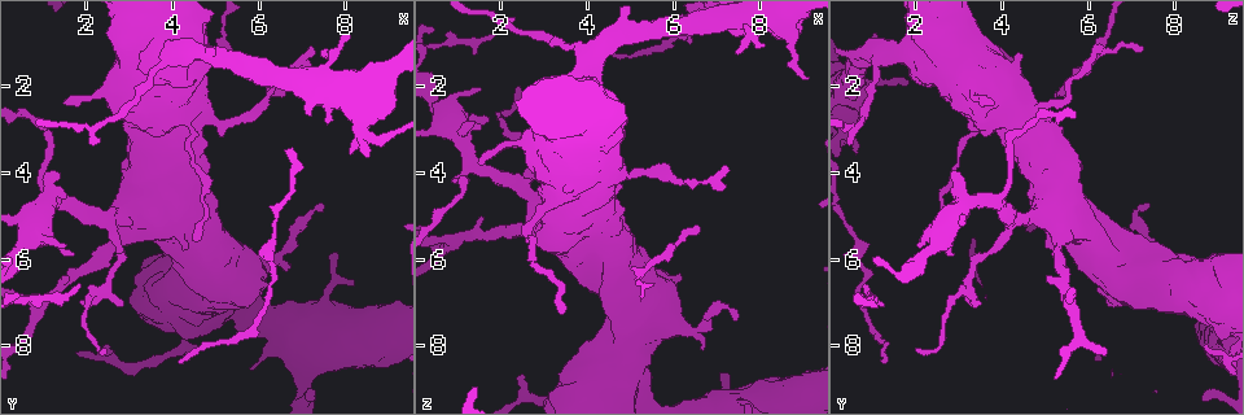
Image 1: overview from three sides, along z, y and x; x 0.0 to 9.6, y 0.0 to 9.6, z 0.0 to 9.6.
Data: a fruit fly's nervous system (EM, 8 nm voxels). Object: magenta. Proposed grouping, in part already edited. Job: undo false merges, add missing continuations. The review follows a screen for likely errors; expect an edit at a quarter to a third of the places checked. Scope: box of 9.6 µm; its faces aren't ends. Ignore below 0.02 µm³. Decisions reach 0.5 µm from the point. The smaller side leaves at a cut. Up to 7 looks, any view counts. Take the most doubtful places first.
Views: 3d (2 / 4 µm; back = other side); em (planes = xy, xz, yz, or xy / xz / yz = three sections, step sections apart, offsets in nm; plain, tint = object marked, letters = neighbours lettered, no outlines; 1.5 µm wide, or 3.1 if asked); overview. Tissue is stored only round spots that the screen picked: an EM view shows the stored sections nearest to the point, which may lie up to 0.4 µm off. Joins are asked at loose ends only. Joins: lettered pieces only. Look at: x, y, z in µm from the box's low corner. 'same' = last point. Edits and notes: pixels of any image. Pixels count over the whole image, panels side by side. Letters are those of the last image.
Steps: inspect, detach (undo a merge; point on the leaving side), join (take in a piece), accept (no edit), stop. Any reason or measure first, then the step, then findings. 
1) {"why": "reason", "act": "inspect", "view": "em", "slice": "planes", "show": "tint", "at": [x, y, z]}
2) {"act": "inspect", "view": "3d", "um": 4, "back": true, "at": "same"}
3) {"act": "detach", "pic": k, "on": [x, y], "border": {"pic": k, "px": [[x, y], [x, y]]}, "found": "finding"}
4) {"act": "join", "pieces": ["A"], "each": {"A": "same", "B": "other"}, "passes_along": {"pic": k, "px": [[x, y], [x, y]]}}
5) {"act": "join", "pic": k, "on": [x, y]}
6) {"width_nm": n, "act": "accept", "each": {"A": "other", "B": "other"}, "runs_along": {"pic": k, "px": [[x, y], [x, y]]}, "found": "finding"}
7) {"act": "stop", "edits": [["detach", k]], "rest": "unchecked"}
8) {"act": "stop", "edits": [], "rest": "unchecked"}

{"why": "calibre changes", "act": "inspect", "view": "3d", "um": 2, "at": [6.35, 6.20, 0.80]}

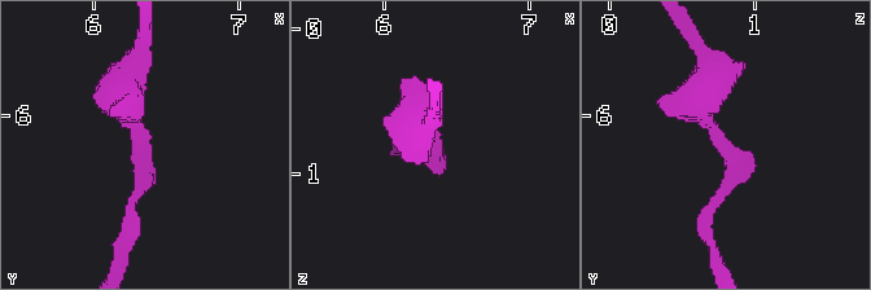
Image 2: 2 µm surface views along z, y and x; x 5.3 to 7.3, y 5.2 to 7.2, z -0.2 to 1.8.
{"act": "inspect", "view": "em", "slice": "planes", "show": "letters", "at": [6.32, 6.28, 0.80]}

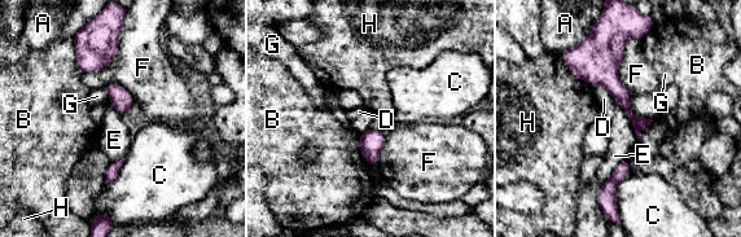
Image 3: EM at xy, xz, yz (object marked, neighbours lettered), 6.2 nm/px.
{"width_nm": 80, "longest_contact_nm": ["F", 340], "act": "accept", "each": {"A": "other", "B": "other", "C": "other", "D": "other", "E": "other", "F": "other", "G": "other", "H": "other"}, "found": "one neuron here"}

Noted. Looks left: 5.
{"act": "inspect", "view": "3d", "um": 2, "at": [7.45, 1.15, 1.25]}

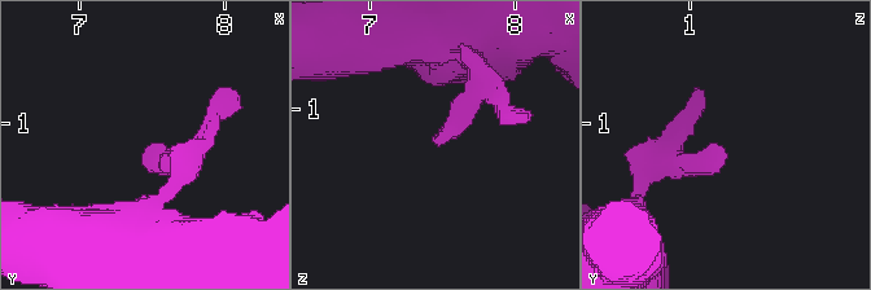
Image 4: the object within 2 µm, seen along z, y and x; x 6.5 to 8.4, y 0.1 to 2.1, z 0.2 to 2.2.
{"why": "now the EM", "act": "inspect", "view": "em", "slice": "xz", "step": 8, "show": "tint", "at": [7.44, 1.18, 1.22]}

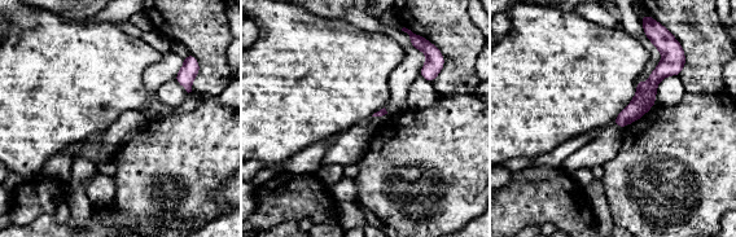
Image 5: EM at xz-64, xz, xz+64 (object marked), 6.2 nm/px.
{"act": "inspect", "view": "em", "slice": "planes", "show": "letters", "at": "same"}

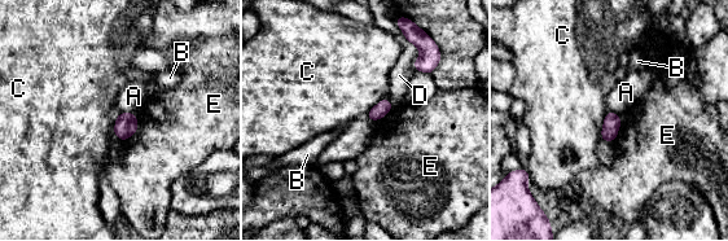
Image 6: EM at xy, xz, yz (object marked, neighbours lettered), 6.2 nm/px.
{"act": "accept", "each": {"A": "other", "B": "other", "C": "other", "D": "other", "E": "other"}, "border": {"pic": 6, "px": [[608, 110], [600, 140]]}, "found": "none of them fits"}

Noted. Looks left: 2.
{"why": "thin end", "act": "inspect", "view": "em", "slice": "yz", "step": 8, "show": "letters", "at": [2.50, 8.00, 8.65]}

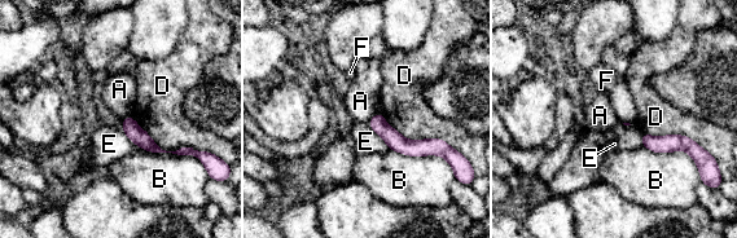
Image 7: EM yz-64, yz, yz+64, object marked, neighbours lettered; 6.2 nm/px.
{"act": "accept", "each": {"A": "other", "B": "other", "D": "other", "E": "other", "F": "other"}, "runs_along": {"pic": 7, "px": [[372, 123], [404, 146], [441, 144]]}, "found": "none of them fits"}

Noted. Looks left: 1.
{"act": "stop", "edits": [], "rest": "unchecked"}

